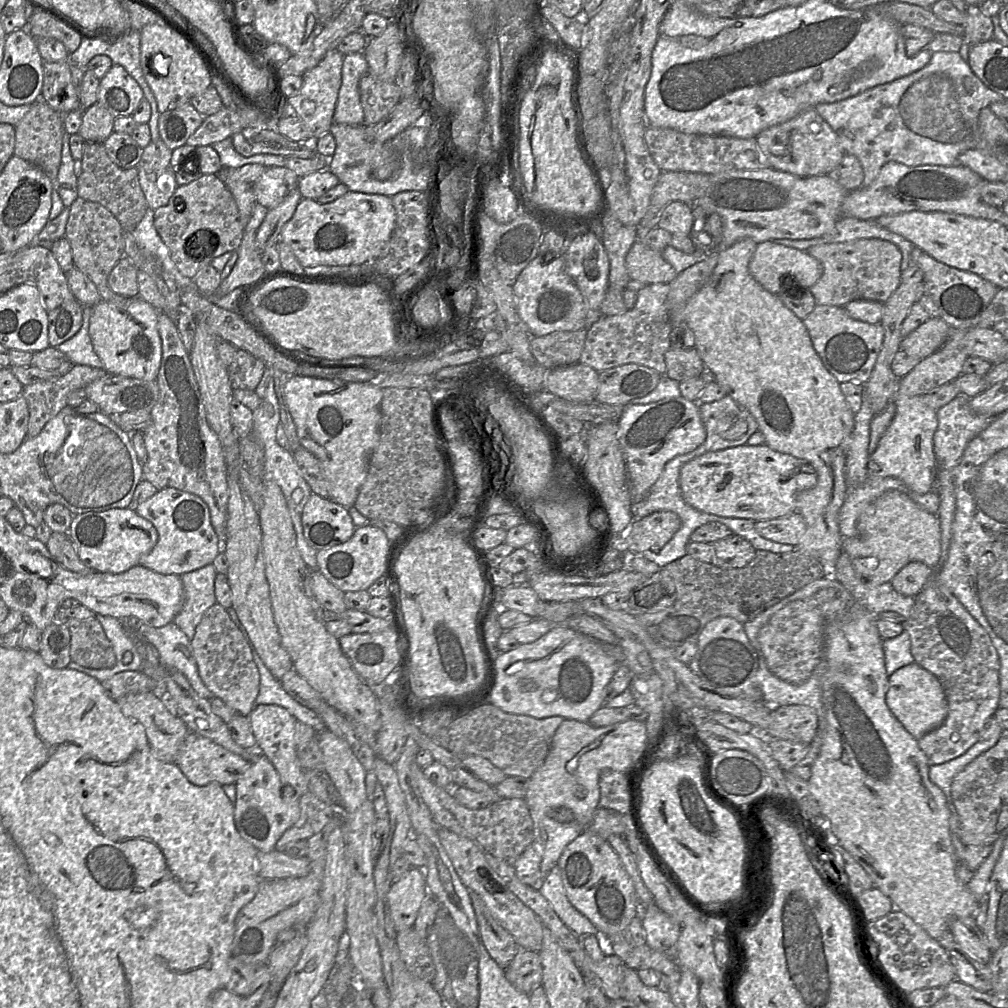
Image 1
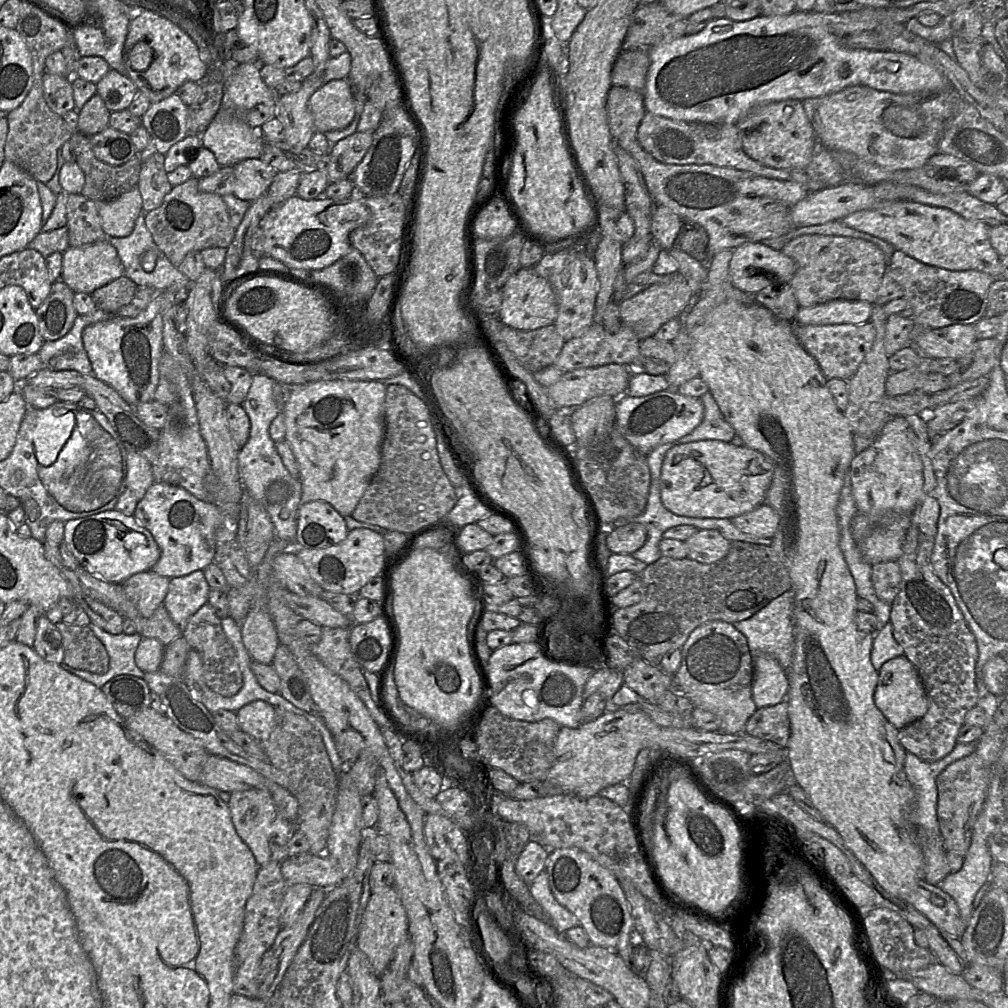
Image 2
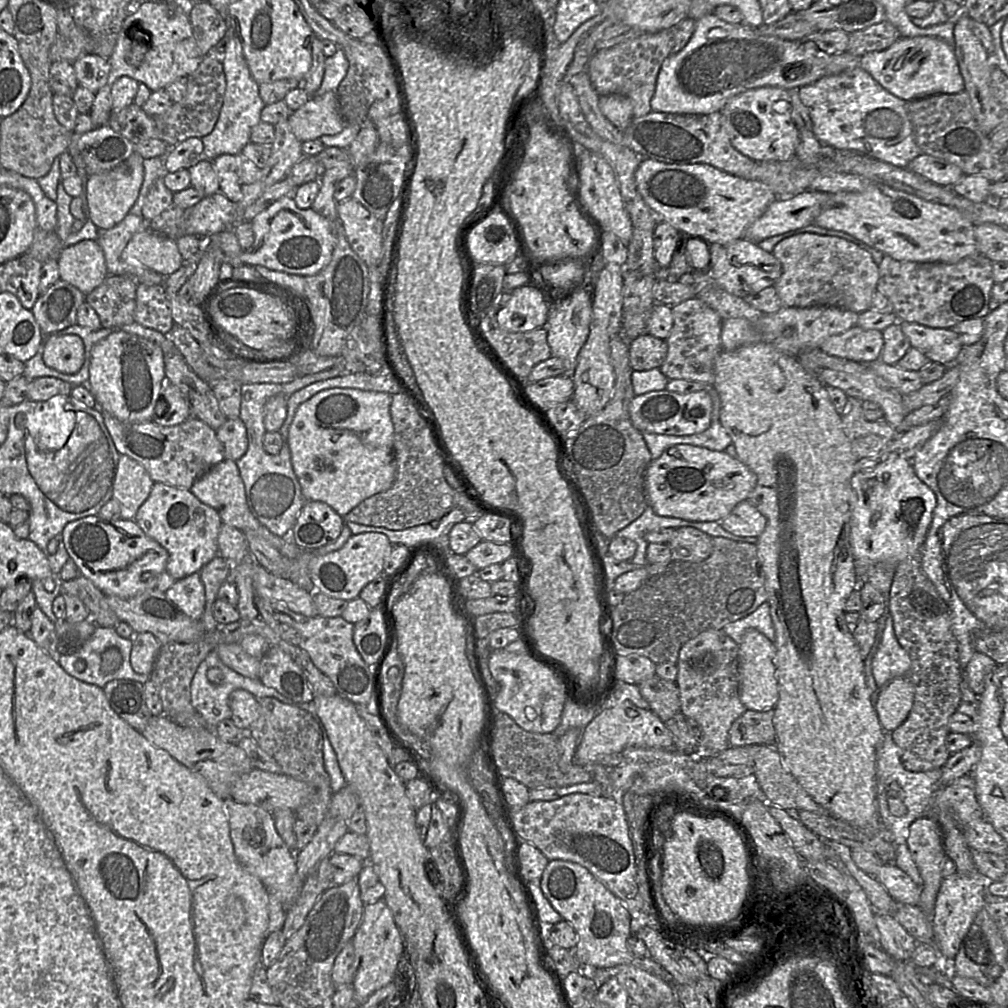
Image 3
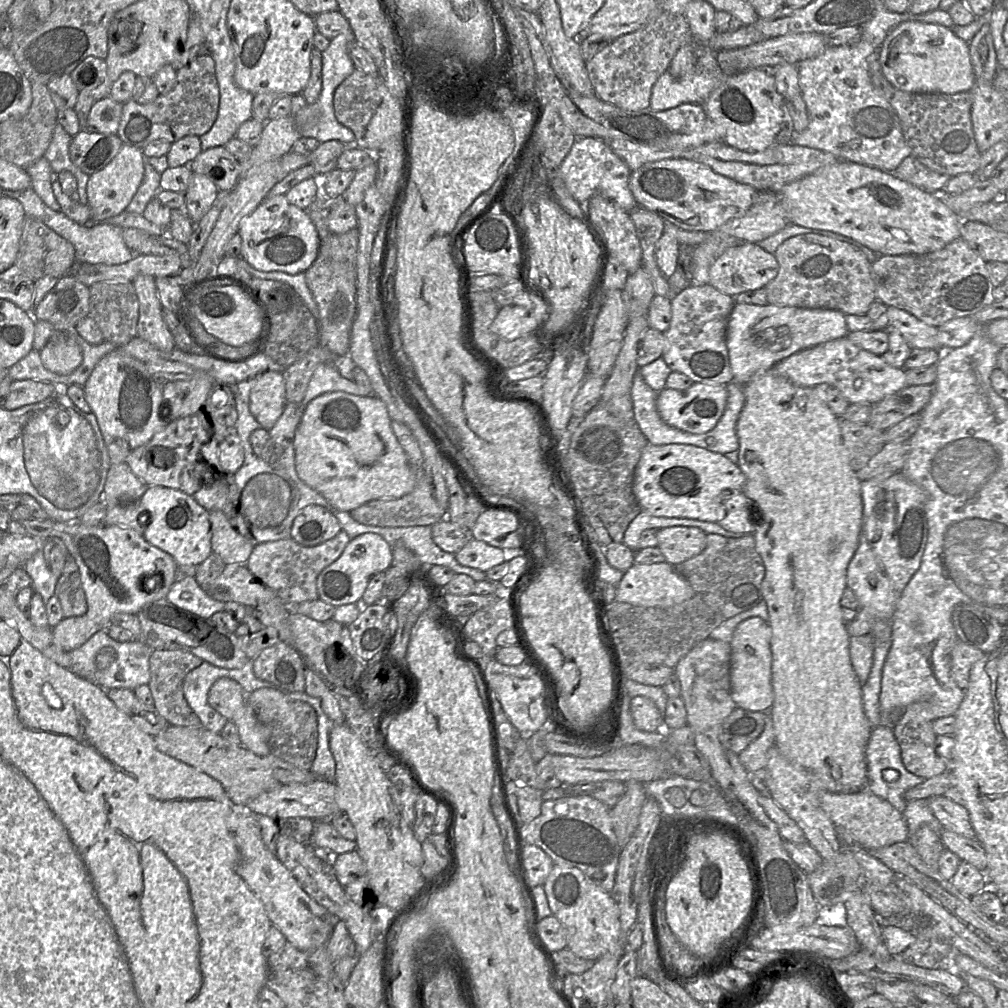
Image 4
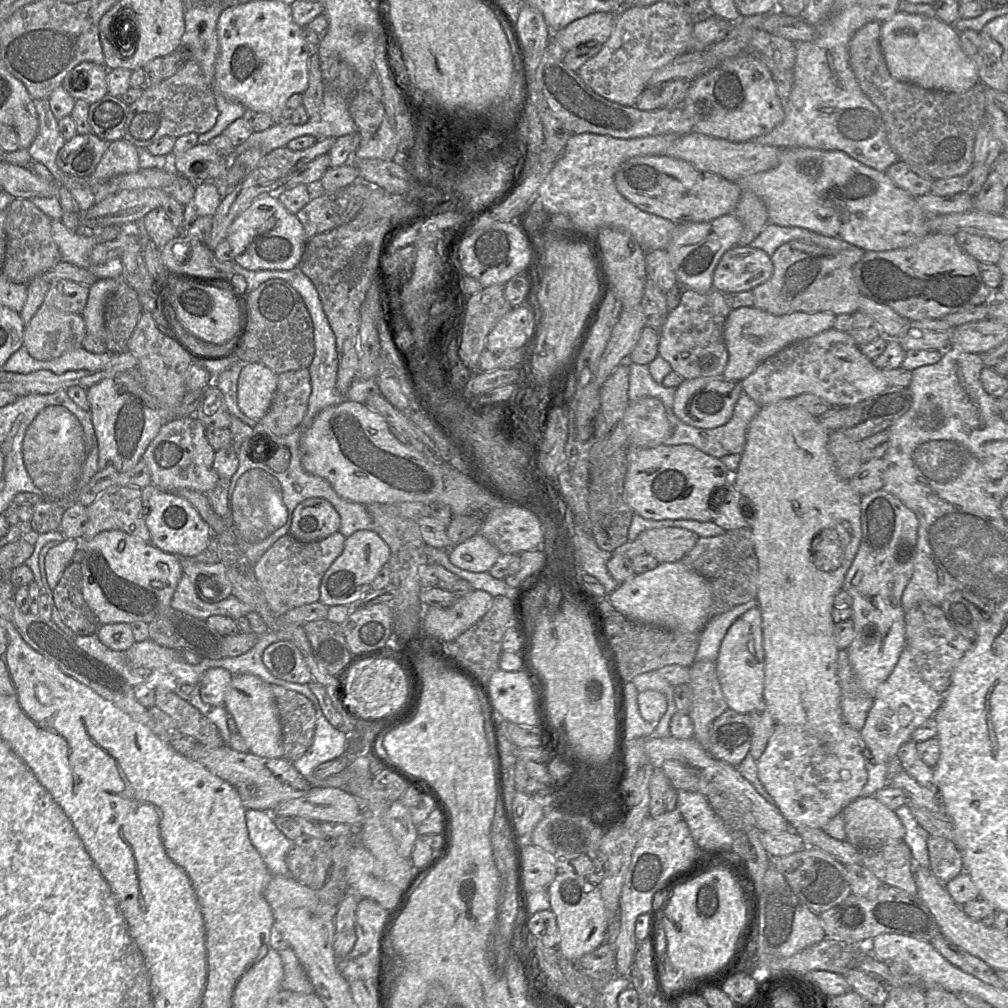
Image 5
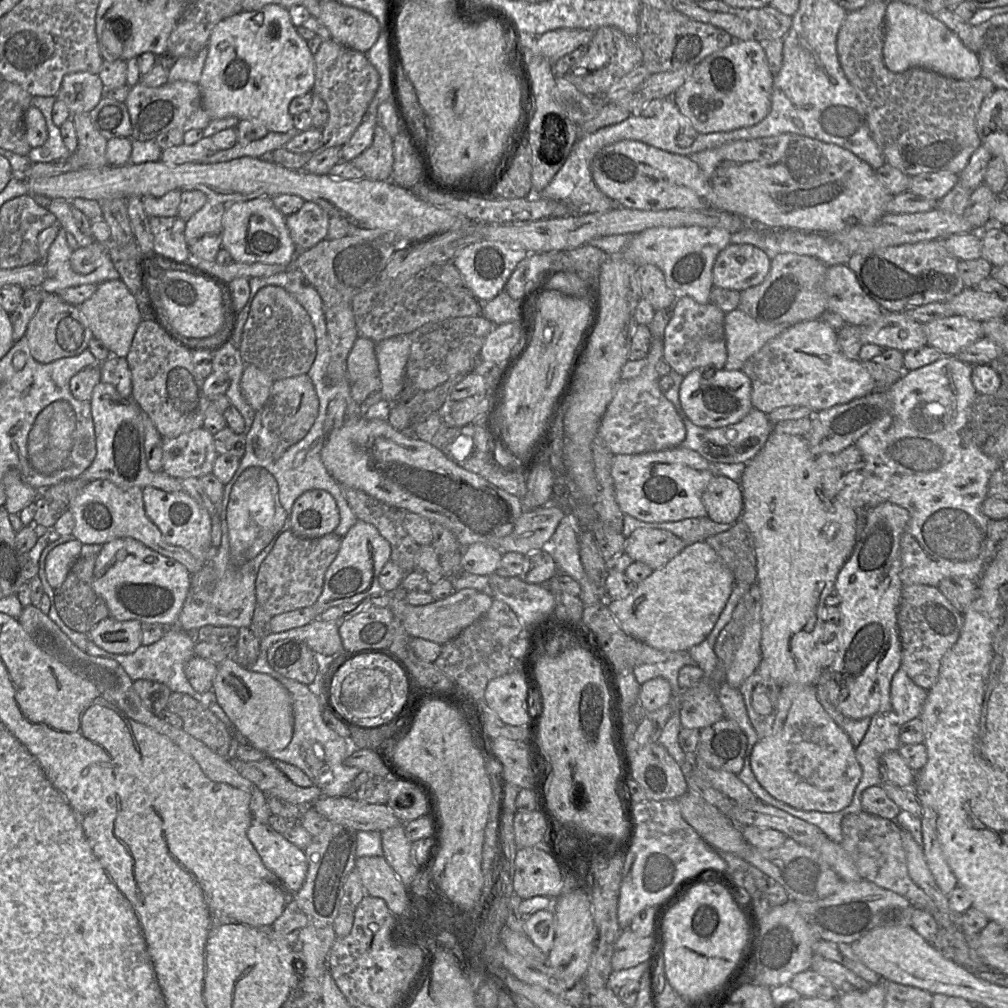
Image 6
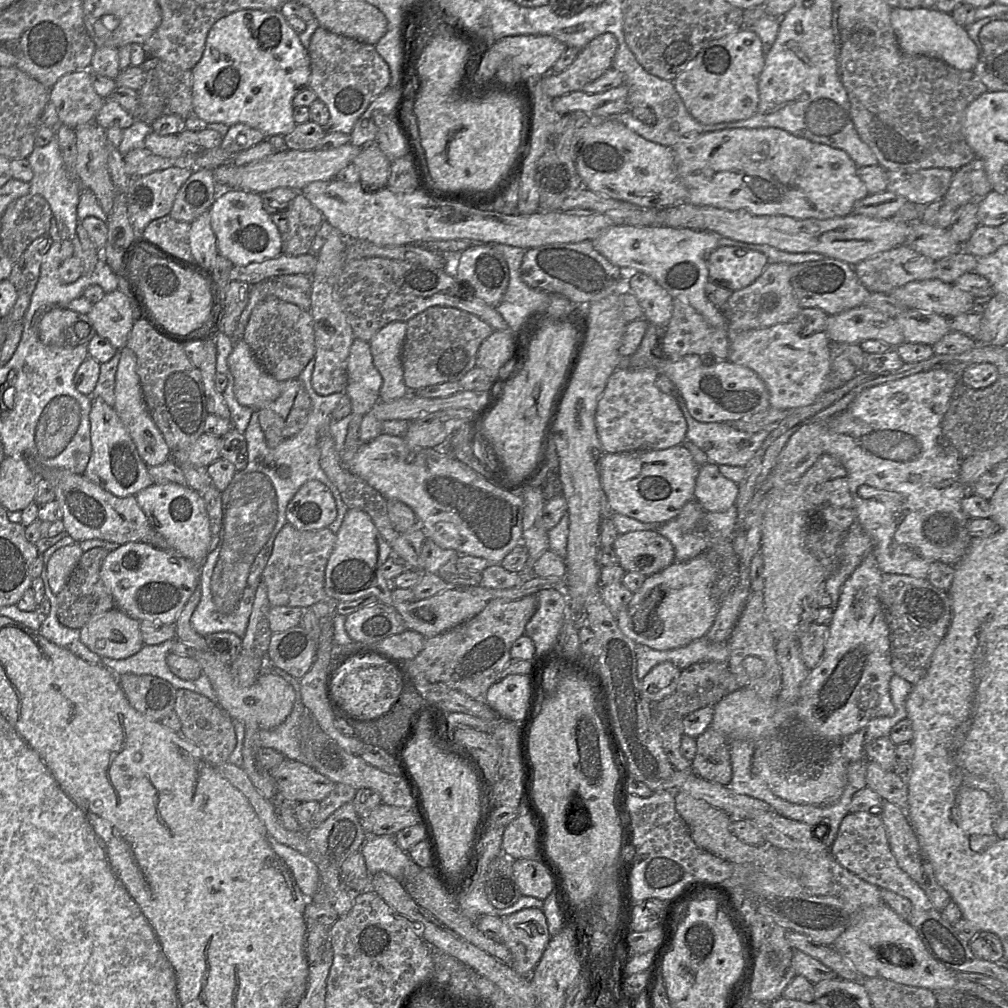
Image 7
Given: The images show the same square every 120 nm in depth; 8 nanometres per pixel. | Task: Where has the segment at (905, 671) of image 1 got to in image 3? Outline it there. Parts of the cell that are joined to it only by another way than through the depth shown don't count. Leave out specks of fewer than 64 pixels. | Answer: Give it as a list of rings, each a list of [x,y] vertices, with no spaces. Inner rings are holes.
[[[908,676],[892,679],[879,689],[875,708],[885,731],[892,732],[908,717],[915,689]]]

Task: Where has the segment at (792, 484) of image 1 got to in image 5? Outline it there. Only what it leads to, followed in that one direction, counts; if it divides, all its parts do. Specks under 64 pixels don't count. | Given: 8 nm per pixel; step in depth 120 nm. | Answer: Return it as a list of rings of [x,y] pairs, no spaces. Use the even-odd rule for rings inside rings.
[[[690,444],[643,448],[629,445],[624,477],[624,499],[635,514],[646,519],[690,519],[707,522],[716,512],[709,507],[713,491],[732,481],[732,474],[720,460]]]

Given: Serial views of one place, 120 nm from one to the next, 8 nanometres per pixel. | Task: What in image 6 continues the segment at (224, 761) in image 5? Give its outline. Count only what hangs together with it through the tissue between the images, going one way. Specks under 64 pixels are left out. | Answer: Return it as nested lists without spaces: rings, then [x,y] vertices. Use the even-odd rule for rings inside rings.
[[[270,757],[251,762],[238,758],[229,760],[241,776],[251,781],[266,796],[275,796],[306,807],[323,795],[305,772],[287,762]]]

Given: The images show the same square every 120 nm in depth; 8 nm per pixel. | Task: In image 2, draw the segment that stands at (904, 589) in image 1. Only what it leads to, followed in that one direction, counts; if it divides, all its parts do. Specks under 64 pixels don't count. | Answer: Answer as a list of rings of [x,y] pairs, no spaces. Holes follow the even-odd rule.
[[[886,561],[871,566],[871,580],[877,597],[892,605],[901,584],[901,571],[896,561]]]

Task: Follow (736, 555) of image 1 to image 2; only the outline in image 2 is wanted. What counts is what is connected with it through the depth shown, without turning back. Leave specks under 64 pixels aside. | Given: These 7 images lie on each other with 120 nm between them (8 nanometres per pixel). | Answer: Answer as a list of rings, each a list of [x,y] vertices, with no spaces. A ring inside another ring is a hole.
[[[698,530],[685,540],[688,557],[700,563],[714,563],[728,553],[732,541],[727,540],[717,530]]]

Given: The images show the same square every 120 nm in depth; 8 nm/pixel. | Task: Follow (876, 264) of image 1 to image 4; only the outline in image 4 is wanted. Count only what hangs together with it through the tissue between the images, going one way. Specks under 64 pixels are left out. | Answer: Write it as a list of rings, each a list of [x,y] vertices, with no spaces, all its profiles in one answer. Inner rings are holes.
[[[800,234],[785,240],[773,255],[779,264],[779,271],[765,286],[768,304],[865,315],[876,300],[871,263],[861,250],[848,242]]]

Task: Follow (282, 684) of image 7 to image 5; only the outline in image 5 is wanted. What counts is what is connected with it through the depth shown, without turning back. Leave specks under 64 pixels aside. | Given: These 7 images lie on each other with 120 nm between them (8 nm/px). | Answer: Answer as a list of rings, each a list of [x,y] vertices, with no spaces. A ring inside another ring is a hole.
[[[235,674],[227,689],[224,707],[234,719],[238,733],[244,738],[249,752],[259,757],[283,757],[283,736],[279,711],[271,687],[261,678],[251,674]]]

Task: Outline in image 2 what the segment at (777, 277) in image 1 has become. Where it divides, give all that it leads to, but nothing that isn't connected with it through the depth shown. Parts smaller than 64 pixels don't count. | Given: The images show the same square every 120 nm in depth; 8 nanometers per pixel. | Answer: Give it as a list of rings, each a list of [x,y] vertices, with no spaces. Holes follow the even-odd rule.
[[[762,242],[734,248],[729,263],[734,287],[751,295],[768,287],[789,284],[796,268],[792,258]]]

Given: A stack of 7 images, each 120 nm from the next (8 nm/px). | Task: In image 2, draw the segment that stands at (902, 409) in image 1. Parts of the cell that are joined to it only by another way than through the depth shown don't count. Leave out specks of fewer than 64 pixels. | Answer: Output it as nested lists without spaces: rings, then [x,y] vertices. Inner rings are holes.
[[[896,416],[885,424],[870,447],[856,454],[850,470],[849,480],[859,512],[866,514],[873,522],[889,511],[912,513],[925,499],[923,464],[919,453],[909,439],[909,424],[904,416]]]

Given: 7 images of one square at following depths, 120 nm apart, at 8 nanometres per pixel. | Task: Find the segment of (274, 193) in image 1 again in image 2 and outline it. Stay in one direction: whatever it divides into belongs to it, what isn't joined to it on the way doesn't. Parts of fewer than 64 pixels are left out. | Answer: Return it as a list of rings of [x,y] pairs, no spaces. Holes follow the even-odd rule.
[[[256,158],[243,160],[235,164],[233,167],[236,178],[233,188],[233,194],[242,200],[247,200],[250,202],[255,201],[260,196],[265,194],[268,191],[277,173],[283,172],[275,170],[272,166],[266,164],[261,159]]]

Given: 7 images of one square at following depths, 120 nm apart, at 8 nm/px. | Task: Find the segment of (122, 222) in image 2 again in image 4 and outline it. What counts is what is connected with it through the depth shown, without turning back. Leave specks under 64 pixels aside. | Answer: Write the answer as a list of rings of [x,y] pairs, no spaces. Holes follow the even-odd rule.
[[[123,144],[117,155],[100,171],[89,176],[87,205],[93,222],[103,222],[125,211],[145,173],[142,149]]]

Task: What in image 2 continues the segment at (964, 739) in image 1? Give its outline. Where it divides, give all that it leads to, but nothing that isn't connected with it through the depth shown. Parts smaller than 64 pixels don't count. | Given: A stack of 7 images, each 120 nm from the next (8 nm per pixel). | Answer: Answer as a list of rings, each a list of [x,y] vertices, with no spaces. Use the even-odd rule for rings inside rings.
[[[933,495],[925,499],[915,509],[910,526],[906,531],[903,554],[898,559],[901,571],[899,592],[892,602],[890,621],[893,636],[904,650],[906,658],[916,668],[928,697],[925,715],[899,730],[898,739],[907,752],[927,762],[937,762],[949,755],[955,748],[960,729],[964,725],[966,713],[977,705],[978,647],[975,636],[968,627],[949,587],[936,575],[932,564],[932,551],[937,533],[940,505]]]

